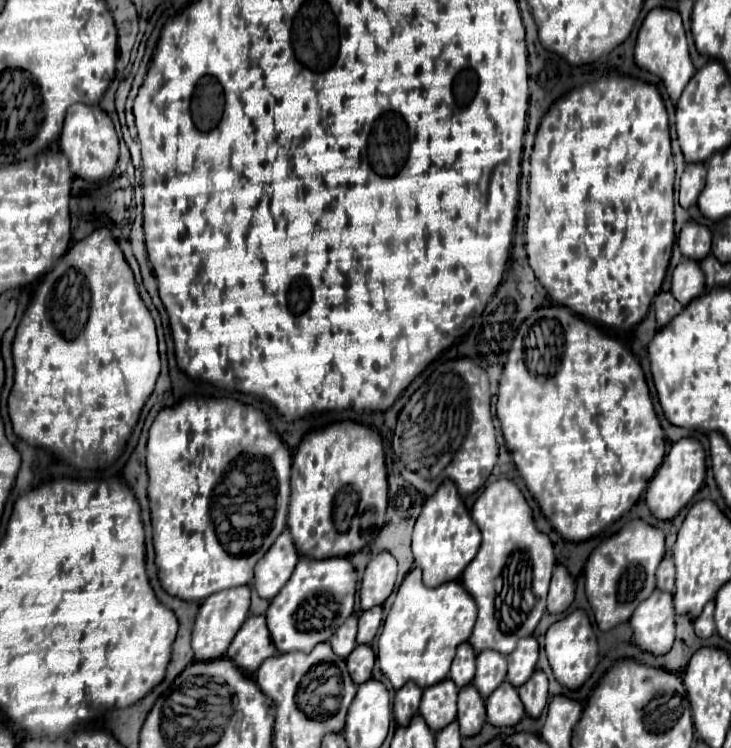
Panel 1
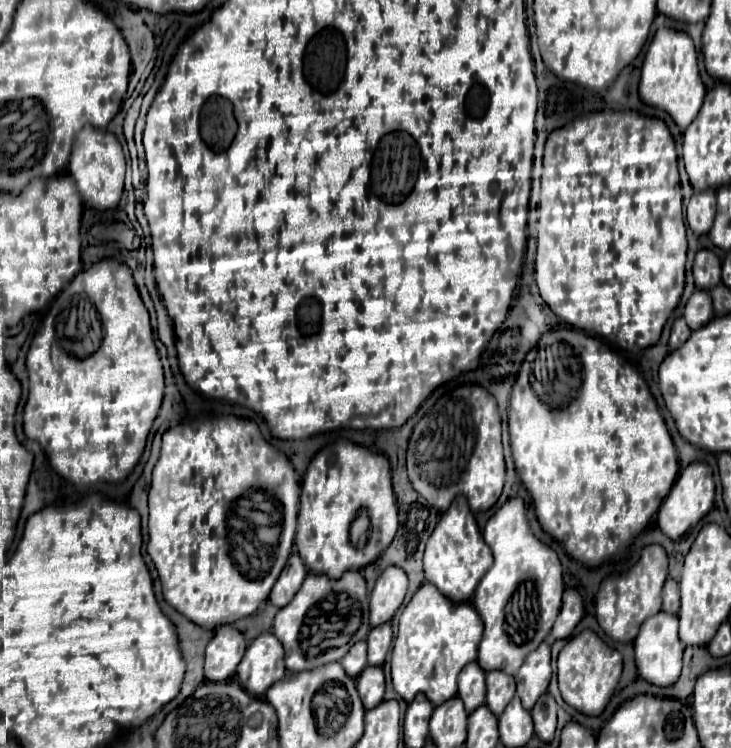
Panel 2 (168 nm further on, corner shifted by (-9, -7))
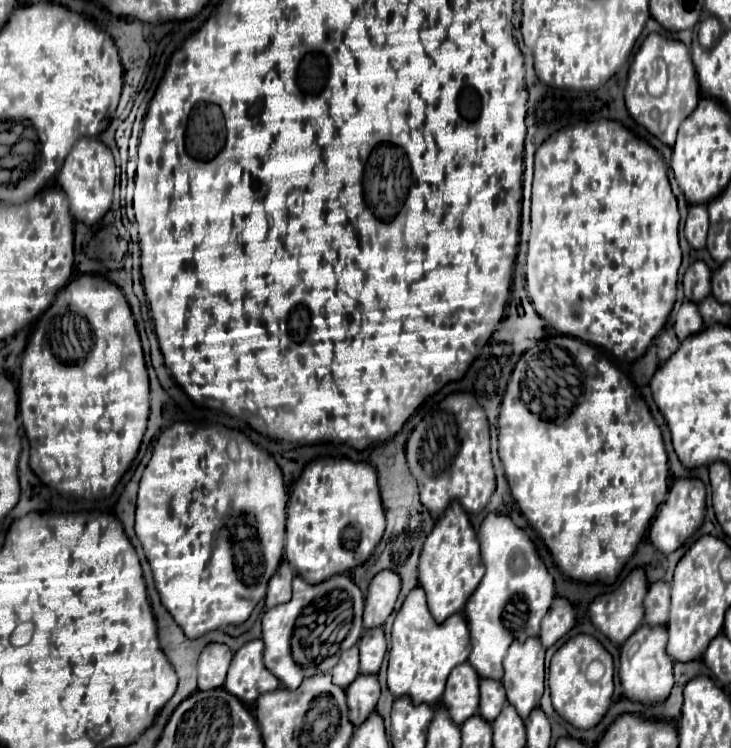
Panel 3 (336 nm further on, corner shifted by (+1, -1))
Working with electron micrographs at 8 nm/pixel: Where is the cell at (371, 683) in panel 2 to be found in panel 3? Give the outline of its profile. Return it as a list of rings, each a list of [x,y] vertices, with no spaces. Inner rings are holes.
[[[360,674],[348,688],[348,710],[350,720],[354,726],[362,724],[368,714],[376,708],[376,702],[380,698],[380,684],[374,674]]]

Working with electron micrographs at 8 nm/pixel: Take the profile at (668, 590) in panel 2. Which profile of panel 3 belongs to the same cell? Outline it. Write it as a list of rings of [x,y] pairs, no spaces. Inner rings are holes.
[[[654,582],[648,588],[648,596],[644,600],[646,616],[644,622],[650,626],[666,624],[668,610],[670,610],[670,584],[668,582]]]

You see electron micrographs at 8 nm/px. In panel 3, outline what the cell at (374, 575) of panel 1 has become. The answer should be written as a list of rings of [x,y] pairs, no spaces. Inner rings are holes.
[[[380,570],[372,578],[366,594],[364,628],[376,628],[386,622],[386,618],[394,610],[398,592],[400,592],[400,576],[396,572]]]

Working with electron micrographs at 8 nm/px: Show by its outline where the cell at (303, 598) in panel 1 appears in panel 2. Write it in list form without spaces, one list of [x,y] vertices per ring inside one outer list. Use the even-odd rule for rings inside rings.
[[[348,570],[340,580],[308,574],[294,600],[274,616],[272,632],[284,646],[286,668],[292,674],[340,660],[354,642],[366,640],[370,632],[366,580],[358,570]]]

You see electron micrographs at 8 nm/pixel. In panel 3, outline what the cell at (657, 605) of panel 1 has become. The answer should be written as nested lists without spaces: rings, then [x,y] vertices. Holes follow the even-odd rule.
[[[642,624],[622,644],[622,648],[620,648],[620,682],[622,682],[624,694],[630,700],[662,702],[662,700],[668,698],[668,694],[674,686],[674,676],[672,676],[674,660],[666,652],[666,640],[668,640],[666,626]]]

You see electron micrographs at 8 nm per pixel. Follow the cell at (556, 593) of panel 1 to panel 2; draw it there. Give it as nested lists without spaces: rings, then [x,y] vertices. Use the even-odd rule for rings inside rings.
[[[568,588],[564,598],[562,598],[562,610],[556,618],[554,630],[550,632],[550,640],[564,640],[572,634],[572,630],[578,626],[578,622],[584,616],[584,606],[582,606],[582,598],[576,590]]]

